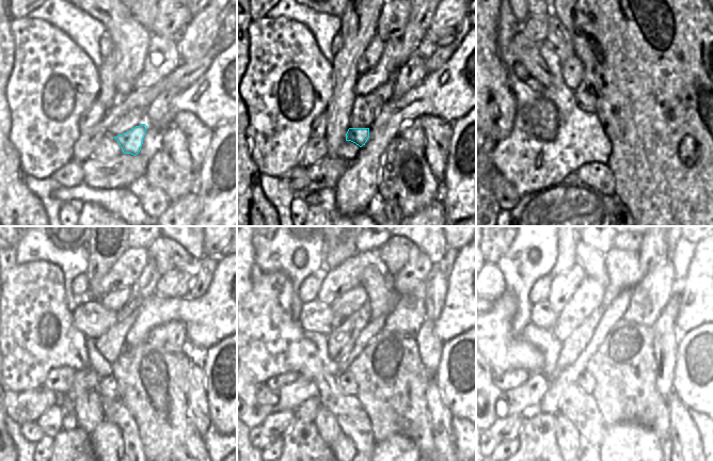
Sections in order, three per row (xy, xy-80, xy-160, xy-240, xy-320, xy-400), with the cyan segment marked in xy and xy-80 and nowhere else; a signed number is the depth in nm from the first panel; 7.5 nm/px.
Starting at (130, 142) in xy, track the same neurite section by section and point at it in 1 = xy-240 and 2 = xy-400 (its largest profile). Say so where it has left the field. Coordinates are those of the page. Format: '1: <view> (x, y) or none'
1: xy-240 (86, 379)
2: xy-400 (520, 401)

